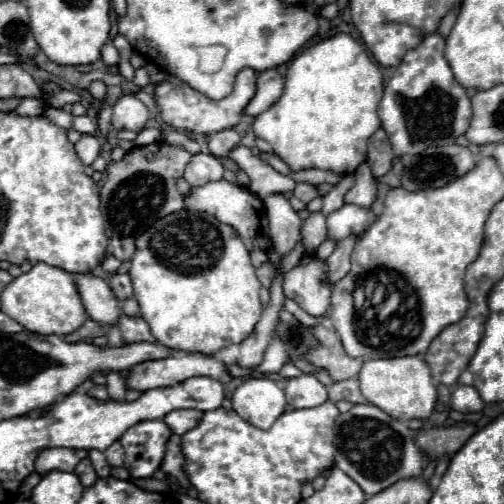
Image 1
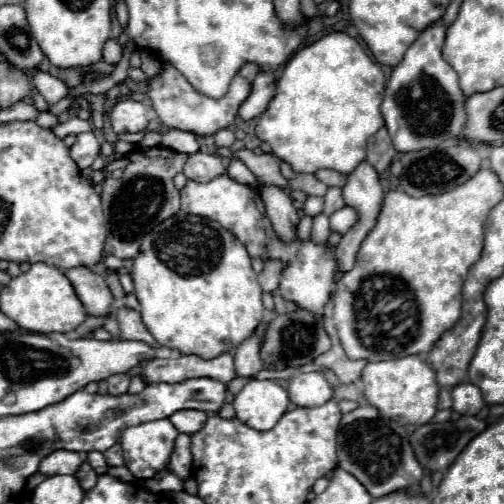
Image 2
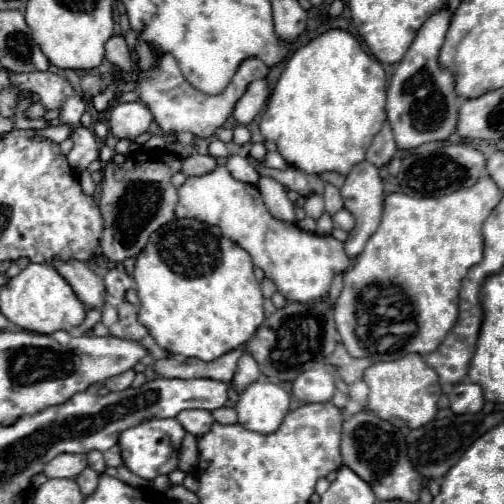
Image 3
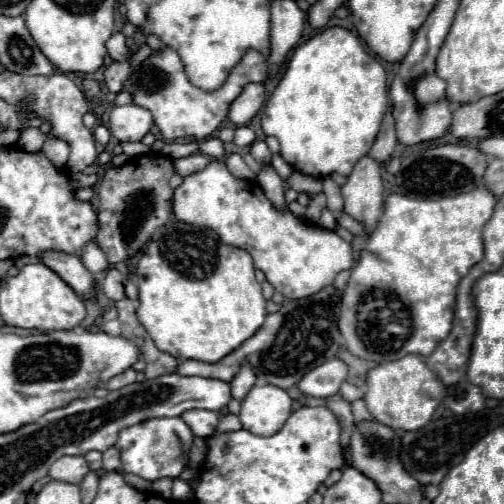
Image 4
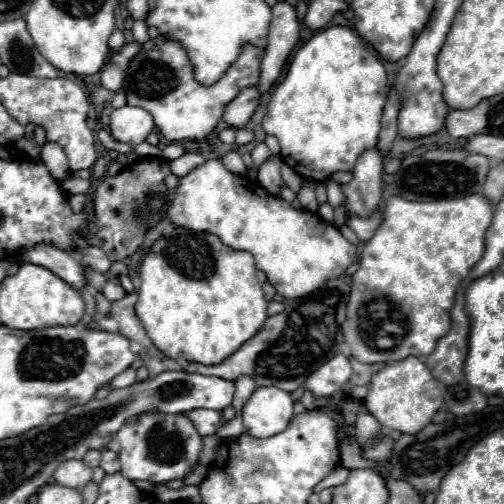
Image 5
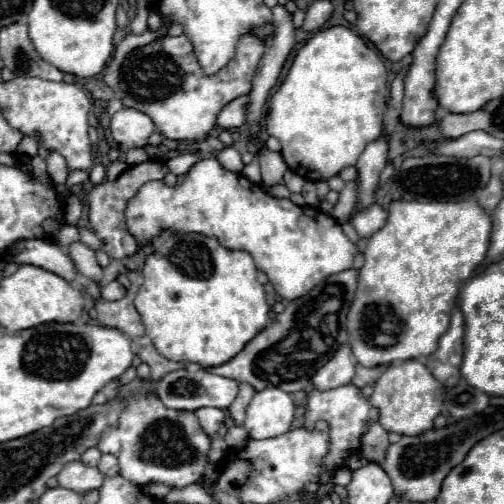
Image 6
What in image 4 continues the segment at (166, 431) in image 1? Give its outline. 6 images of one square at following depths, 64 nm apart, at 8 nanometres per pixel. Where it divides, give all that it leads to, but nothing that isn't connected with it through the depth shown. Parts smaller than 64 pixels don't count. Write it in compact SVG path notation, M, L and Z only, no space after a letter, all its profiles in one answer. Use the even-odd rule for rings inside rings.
M152 418L142 424L130 426L120 432L116 442L122 458L122 470L150 482L158 478L178 478L180 472L186 468L192 438L194 436L182 418Z

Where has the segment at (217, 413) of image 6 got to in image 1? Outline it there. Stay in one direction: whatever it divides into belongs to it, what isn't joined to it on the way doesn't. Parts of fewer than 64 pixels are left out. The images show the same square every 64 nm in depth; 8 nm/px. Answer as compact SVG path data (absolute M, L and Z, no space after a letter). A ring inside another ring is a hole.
M176 410L176 412L168 412L168 416L164 416L164 422L174 434L182 436L190 428L194 428L200 418L202 418L200 410Z

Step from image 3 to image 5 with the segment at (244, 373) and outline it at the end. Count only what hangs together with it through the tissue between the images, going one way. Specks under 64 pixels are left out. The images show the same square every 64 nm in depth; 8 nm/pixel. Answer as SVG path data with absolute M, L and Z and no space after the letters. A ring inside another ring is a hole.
M238 376L234 380L234 386L236 386L236 392L234 392L234 402L232 406L238 410L238 414L242 412L242 406L246 404L246 400L252 396L252 392L256 390L256 384L250 376Z

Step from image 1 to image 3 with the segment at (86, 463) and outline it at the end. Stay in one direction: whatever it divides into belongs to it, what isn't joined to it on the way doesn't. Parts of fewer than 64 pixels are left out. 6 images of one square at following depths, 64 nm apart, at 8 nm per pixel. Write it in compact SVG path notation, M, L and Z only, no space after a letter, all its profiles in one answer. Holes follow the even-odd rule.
M84 468L84 472L80 472L80 476L76 476L76 482L78 482L82 494L90 496L98 486L98 474L92 468Z

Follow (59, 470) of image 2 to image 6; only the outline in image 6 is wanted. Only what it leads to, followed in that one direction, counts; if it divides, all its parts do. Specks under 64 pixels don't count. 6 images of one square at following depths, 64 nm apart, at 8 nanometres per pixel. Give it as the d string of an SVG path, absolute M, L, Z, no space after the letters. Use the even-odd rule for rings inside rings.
M68 462L60 472L58 472L58 484L62 488L74 490L78 494L84 494L88 490L100 488L104 476L100 476L98 468L86 466L82 462Z

